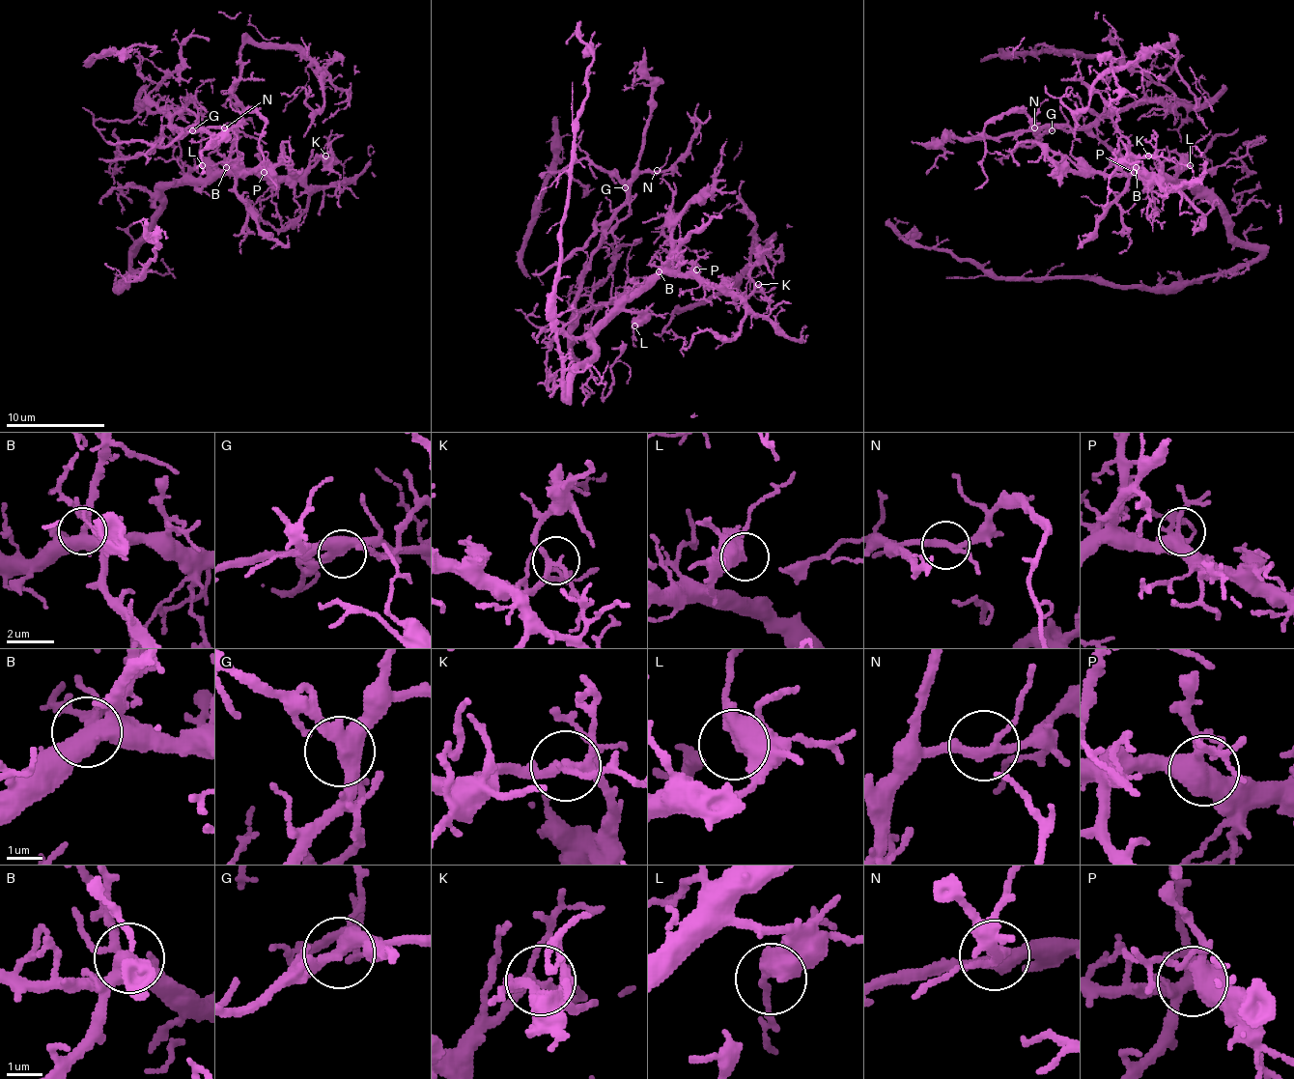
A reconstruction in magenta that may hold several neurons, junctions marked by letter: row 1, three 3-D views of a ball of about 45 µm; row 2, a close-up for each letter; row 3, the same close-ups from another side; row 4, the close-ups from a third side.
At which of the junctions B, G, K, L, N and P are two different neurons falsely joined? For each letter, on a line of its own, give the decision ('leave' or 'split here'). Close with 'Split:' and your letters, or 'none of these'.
B: leave
G: leave
K: leave
L: leave
N: leave
P: leave
Split: none of these

